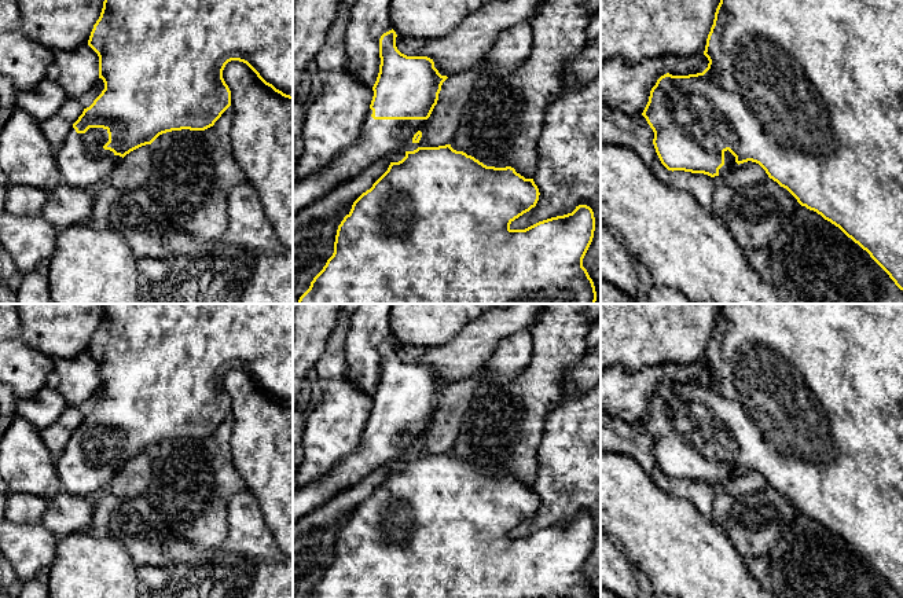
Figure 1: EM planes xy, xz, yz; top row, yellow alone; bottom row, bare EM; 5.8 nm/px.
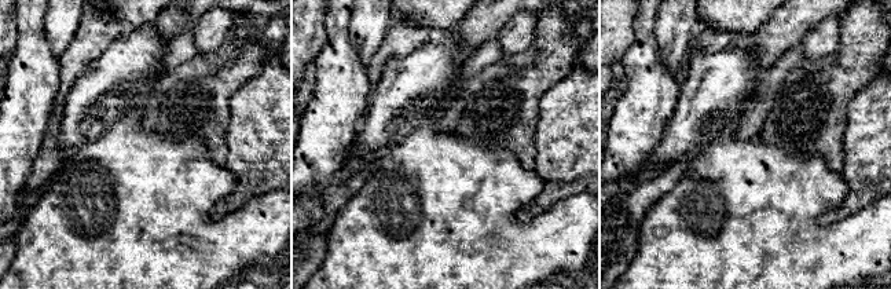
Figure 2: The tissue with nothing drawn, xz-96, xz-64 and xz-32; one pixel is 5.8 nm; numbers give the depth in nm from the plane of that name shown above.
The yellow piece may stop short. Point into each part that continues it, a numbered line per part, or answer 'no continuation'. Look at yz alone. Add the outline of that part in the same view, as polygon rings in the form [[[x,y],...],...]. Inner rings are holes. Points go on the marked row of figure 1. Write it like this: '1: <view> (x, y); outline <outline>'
1: yz (730, 164); outline [[[727,150],[724,151],[724,165],[719,169],[719,176],[724,176],[737,168],[735,157]]]

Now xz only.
1: xz (380, 139); outline [[[368,109],[367,118],[357,139],[350,146],[342,148],[339,155],[330,165],[305,179],[293,179],[293,217],[331,192],[337,186],[360,175],[372,164],[381,159],[390,159],[396,154],[405,151],[412,143],[414,135],[418,131],[423,132],[427,124],[427,120],[374,120],[371,114],[372,110]]]

